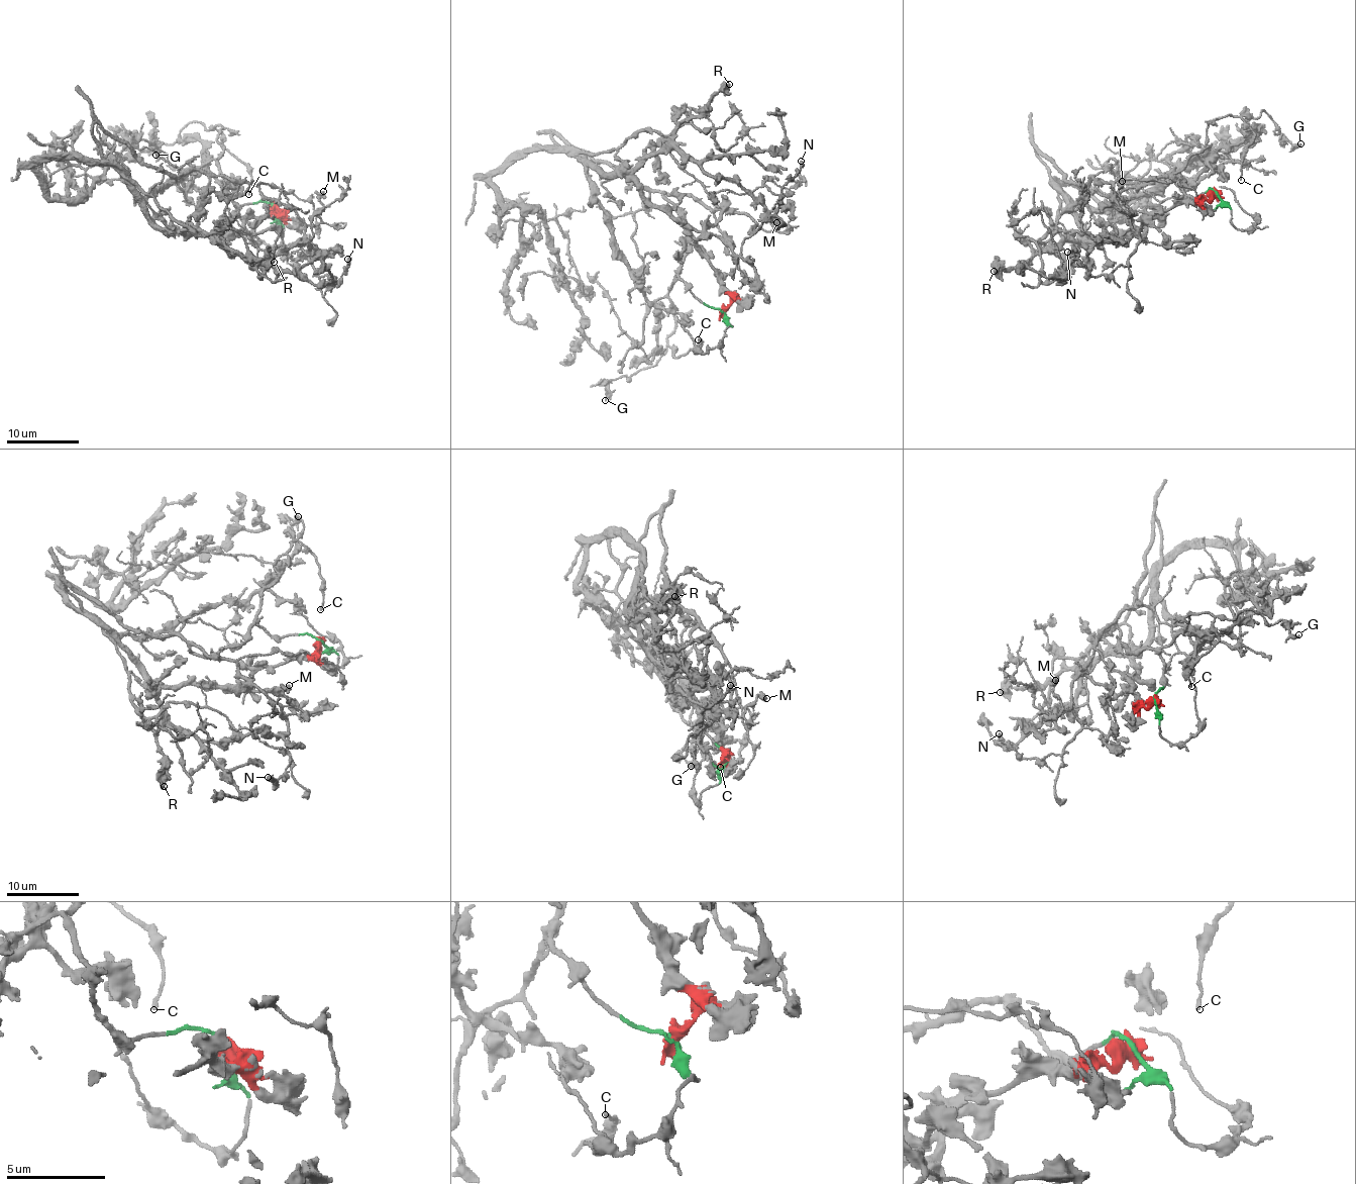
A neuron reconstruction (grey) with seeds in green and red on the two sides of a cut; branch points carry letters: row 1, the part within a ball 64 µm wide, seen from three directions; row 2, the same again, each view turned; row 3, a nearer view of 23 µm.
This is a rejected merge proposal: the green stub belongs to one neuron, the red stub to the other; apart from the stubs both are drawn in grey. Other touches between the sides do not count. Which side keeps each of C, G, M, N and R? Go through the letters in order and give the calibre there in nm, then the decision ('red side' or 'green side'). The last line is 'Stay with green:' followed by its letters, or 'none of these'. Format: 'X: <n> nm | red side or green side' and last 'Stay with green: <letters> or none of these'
C: 180 nm | green side
G: 380 nm | green side
M: 360 nm | green side
N: 440 nm | green side
R: 480 nm | red side
Stay with green: C, G, M, N

